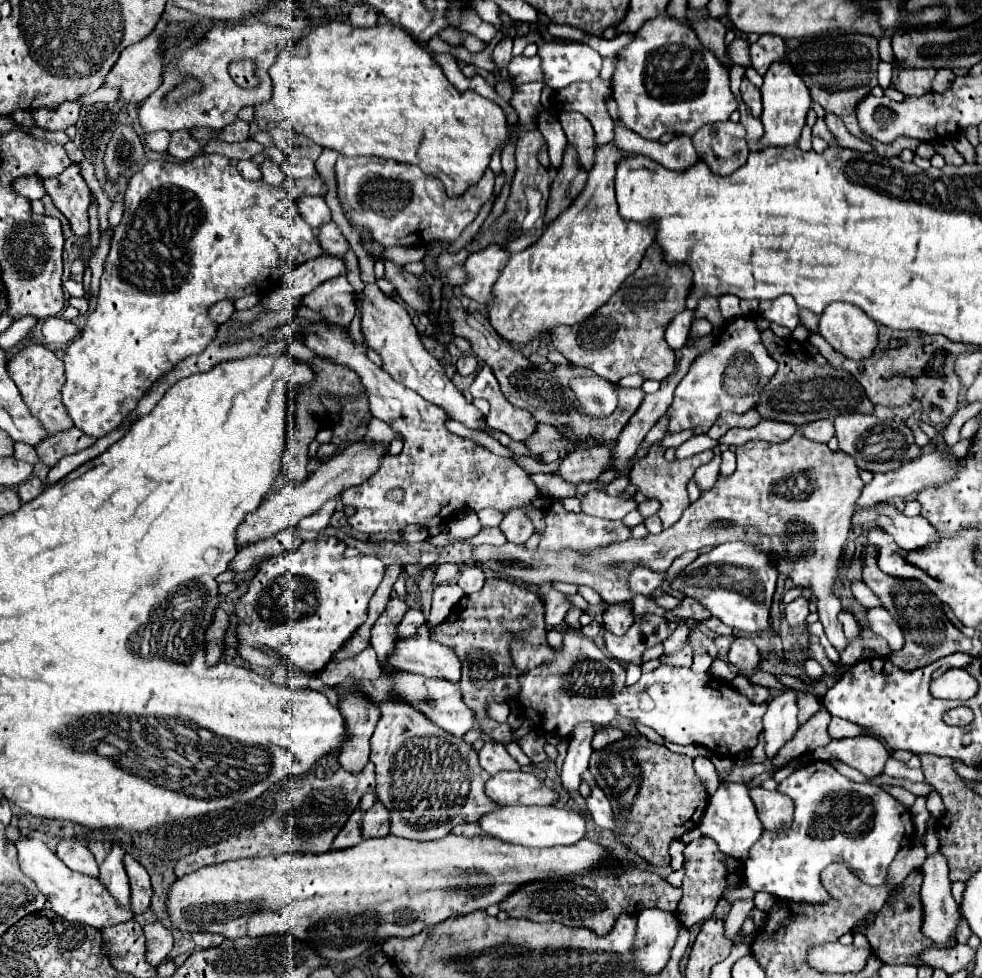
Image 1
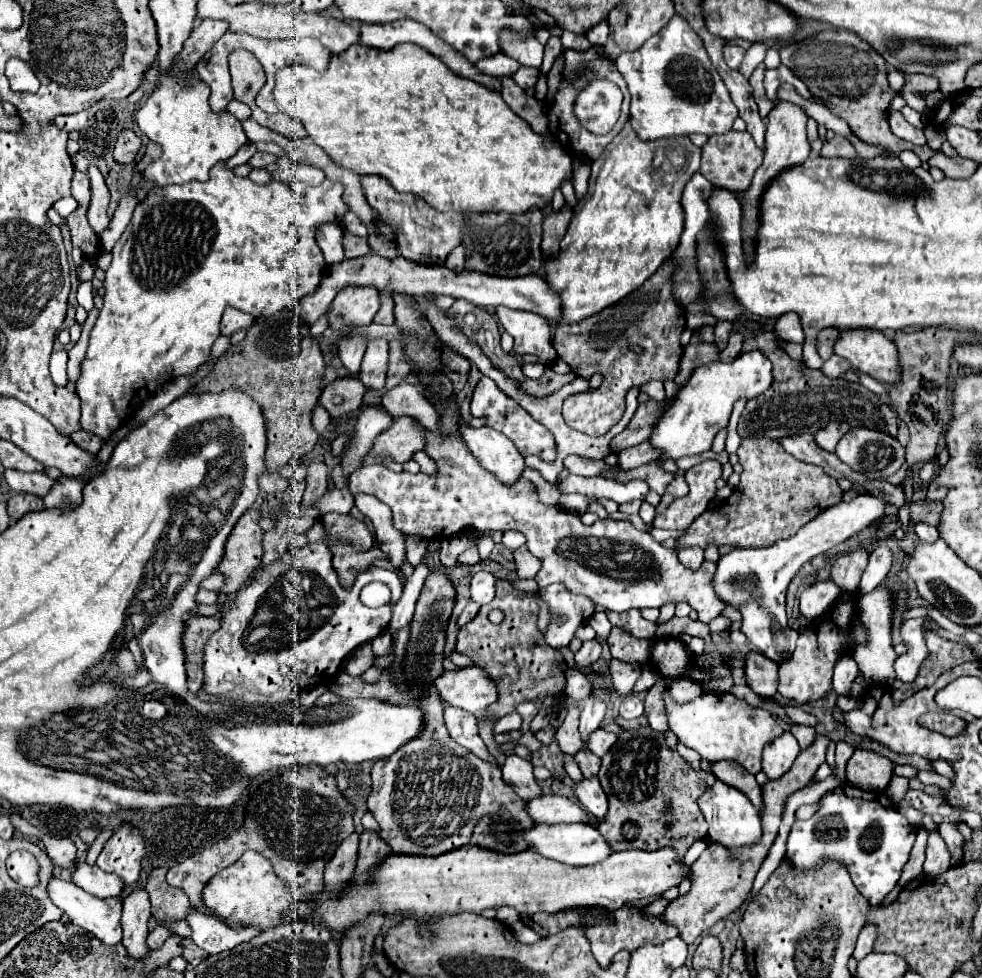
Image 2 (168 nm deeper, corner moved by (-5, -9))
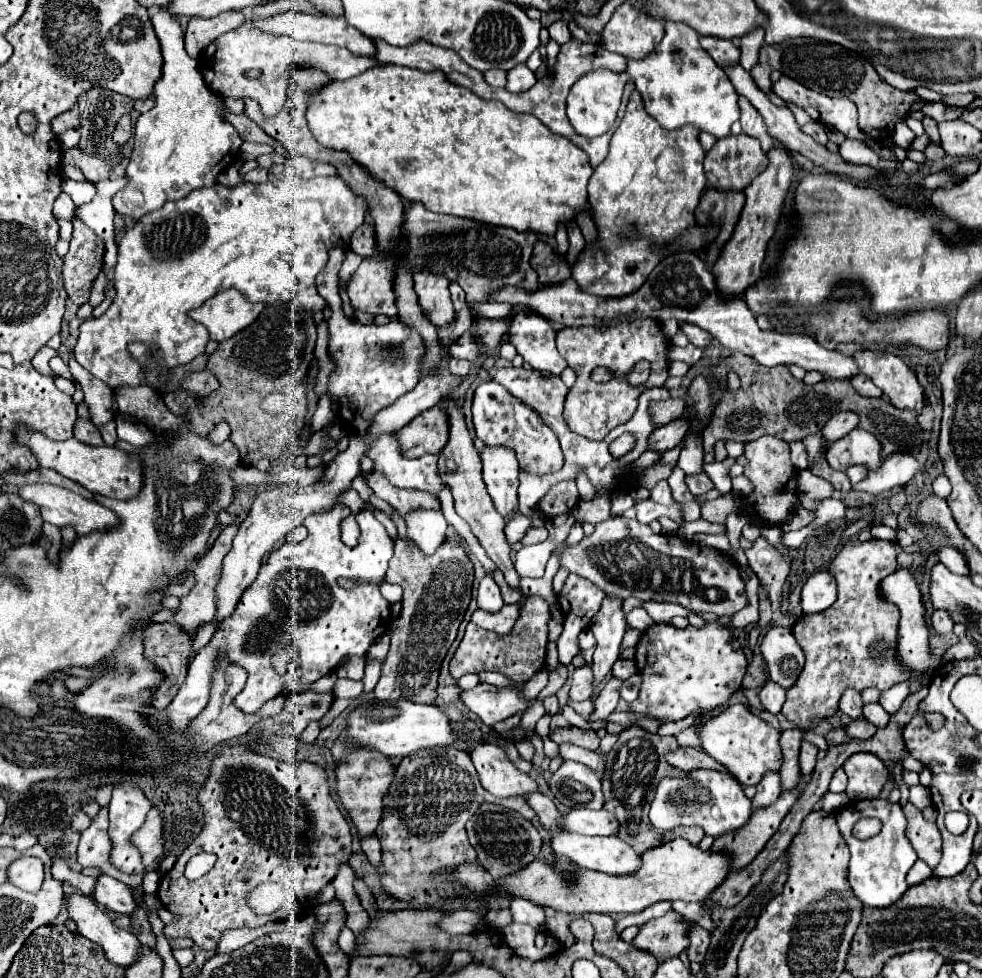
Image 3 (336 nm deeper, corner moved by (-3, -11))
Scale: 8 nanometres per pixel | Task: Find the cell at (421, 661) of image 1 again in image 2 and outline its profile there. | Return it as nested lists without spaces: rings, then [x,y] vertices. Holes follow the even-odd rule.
[[[476,665],[444,669],[442,675],[436,677],[434,685],[442,695],[442,701],[468,713],[484,711],[498,697],[496,685],[488,679],[488,675],[484,675],[484,669]]]

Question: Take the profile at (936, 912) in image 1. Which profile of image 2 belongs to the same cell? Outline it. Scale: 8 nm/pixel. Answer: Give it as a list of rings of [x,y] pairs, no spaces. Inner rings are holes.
[[[930,833],[928,837],[928,847],[926,847],[926,861],[924,861],[924,873],[938,877],[940,873],[950,869],[950,851],[940,839],[938,833]]]

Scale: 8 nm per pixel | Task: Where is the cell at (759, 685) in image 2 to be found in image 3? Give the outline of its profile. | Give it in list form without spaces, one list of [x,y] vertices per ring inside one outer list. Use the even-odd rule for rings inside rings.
[[[768,679],[760,691],[760,701],[762,701],[762,707],[766,711],[770,711],[772,715],[778,715],[782,711],[784,701],[786,701],[786,691]]]

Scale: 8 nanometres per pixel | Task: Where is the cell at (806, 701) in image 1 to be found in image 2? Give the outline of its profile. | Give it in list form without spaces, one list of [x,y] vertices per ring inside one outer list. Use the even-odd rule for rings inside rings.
[[[794,723],[790,731],[794,733],[794,737],[798,739],[798,743],[800,743],[800,747],[802,747],[802,749],[806,749],[806,747],[814,741],[814,737],[816,737],[816,729],[814,729],[814,727],[800,725],[800,723]]]

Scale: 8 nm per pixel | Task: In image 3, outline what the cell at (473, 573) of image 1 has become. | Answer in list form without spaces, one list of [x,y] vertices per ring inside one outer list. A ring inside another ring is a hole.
[[[484,577],[480,581],[480,589],[478,589],[478,607],[486,609],[490,613],[496,613],[502,609],[502,605],[504,605],[504,601],[502,601],[496,581],[492,577]]]

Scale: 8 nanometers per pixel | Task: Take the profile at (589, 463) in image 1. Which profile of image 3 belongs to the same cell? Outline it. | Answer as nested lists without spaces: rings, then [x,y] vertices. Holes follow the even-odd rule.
[[[682,417],[682,419],[674,419],[662,427],[658,427],[652,435],[650,435],[650,449],[656,451],[668,451],[672,447],[676,447],[684,435],[688,433],[690,423]]]

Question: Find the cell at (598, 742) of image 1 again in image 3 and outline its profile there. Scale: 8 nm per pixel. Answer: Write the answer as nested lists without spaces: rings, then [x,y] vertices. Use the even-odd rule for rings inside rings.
[[[562,727],[562,729],[554,729],[550,731],[550,739],[558,745],[562,743],[572,743],[584,749],[592,749],[596,751],[600,747],[600,737],[596,735],[594,729],[578,729],[578,727]]]

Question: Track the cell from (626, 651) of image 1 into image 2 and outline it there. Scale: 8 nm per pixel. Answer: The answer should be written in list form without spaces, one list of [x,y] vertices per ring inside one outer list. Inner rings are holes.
[[[620,659],[610,661],[610,673],[612,673],[612,687],[620,693],[626,695],[632,691],[636,679],[642,675],[642,665],[640,663],[626,663]]]

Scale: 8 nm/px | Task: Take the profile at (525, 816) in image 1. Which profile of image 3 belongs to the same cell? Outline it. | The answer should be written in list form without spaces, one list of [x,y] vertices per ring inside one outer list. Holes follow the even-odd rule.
[[[560,833],[552,839],[552,853],[564,855],[584,869],[594,869],[608,875],[632,875],[640,869],[640,855],[618,837],[586,837],[580,833]]]

